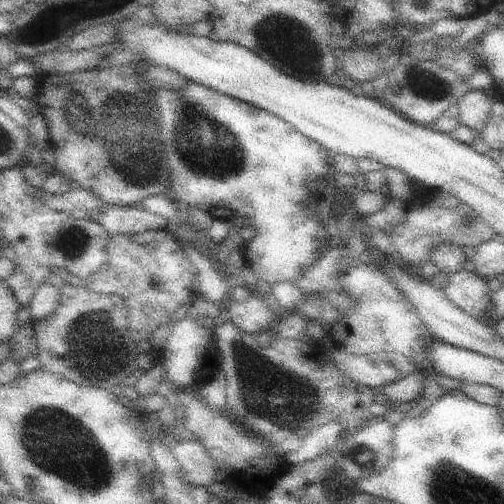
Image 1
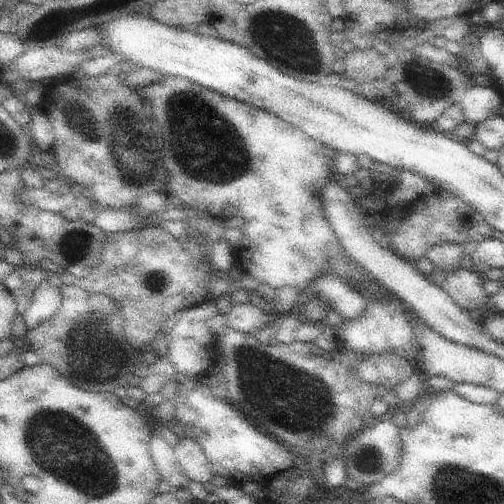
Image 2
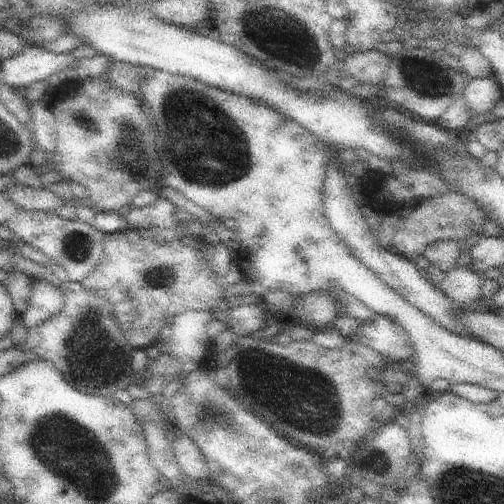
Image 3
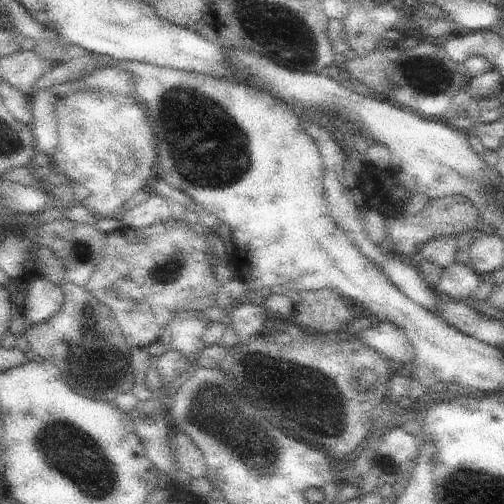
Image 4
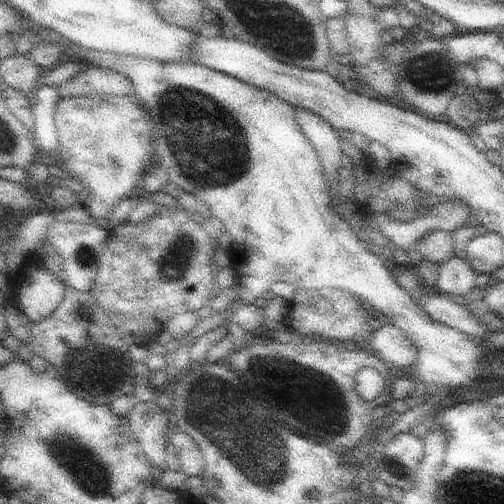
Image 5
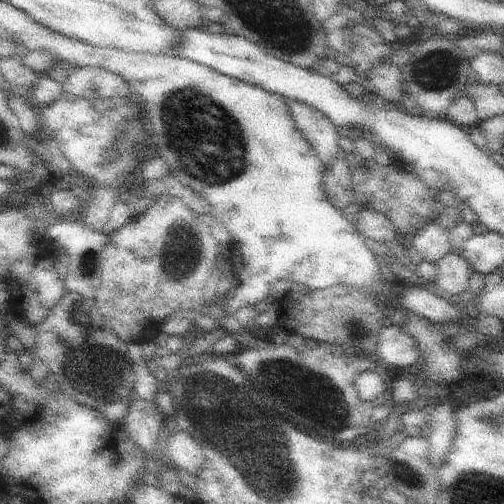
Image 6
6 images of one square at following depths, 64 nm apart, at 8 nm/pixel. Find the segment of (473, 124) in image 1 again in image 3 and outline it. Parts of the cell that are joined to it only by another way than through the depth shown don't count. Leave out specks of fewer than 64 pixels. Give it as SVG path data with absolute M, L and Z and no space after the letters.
M493 76L475 80L471 78L467 80L467 86L463 90L463 100L469 104L471 116L485 116L495 108L499 100L503 100L503 94Z

